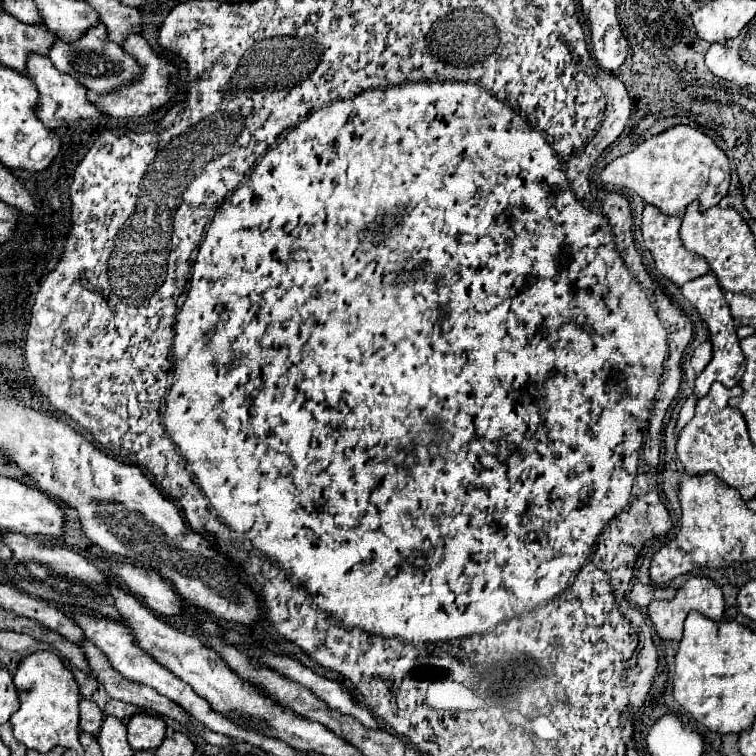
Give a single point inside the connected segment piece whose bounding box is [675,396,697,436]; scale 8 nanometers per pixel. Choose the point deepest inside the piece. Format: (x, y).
(687, 412)

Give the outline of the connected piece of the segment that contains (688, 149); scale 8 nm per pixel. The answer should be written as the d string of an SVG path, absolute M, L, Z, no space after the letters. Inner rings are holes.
M675 125L611 161L601 171L599 179L603 183L627 187L663 215L681 219L691 201L701 201L701 209L707 211L727 195L729 159L705 133L689 125Z

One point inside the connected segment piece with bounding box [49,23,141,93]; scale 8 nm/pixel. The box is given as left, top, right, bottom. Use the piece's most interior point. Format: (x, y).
(99, 64)

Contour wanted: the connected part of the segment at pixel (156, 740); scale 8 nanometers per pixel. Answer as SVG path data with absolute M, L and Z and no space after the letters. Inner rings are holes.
M135 713L127 719L127 735L129 735L129 745L139 751L153 751L161 745L165 737L165 721L161 721L155 715L147 713Z

